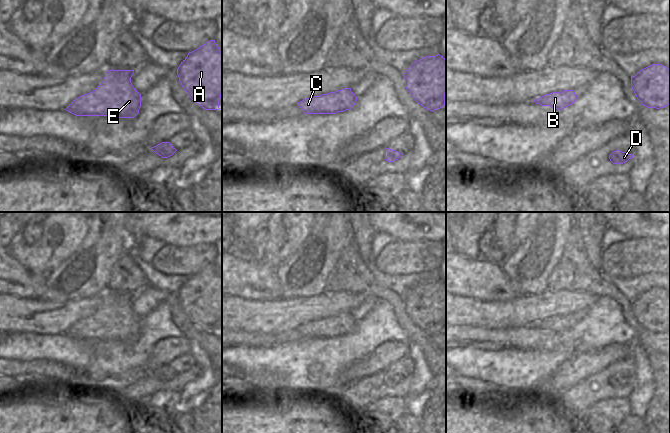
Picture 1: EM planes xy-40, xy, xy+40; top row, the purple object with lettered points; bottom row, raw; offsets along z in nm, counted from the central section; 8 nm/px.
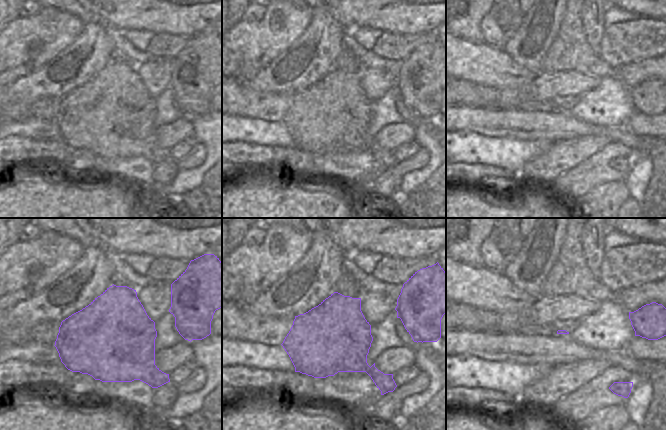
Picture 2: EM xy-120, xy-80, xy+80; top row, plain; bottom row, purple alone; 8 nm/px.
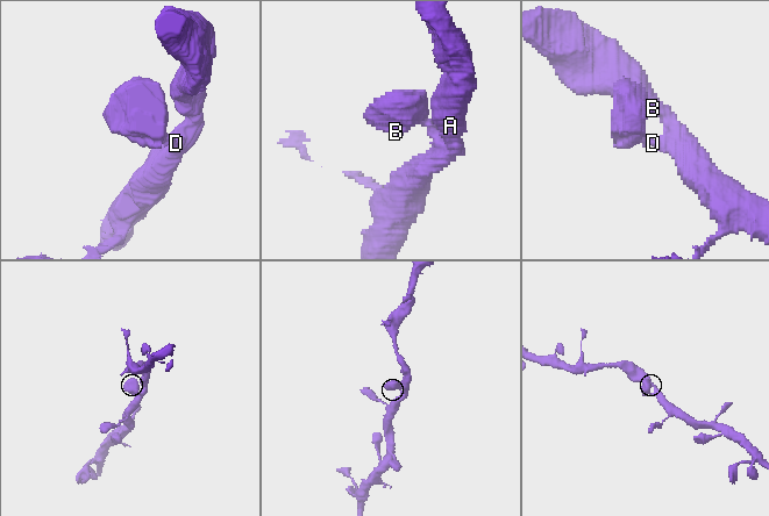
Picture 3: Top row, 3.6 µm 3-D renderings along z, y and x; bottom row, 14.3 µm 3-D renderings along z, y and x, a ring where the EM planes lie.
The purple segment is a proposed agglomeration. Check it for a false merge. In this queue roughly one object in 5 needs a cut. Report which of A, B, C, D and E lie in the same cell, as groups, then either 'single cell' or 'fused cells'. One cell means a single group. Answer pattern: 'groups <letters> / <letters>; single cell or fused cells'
groups A B C D E; single cell

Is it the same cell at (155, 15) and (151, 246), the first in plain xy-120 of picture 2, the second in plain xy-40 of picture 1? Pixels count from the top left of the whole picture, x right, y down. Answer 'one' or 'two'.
two

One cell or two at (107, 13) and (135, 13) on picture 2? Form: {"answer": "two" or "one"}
{"answer": "one"}

